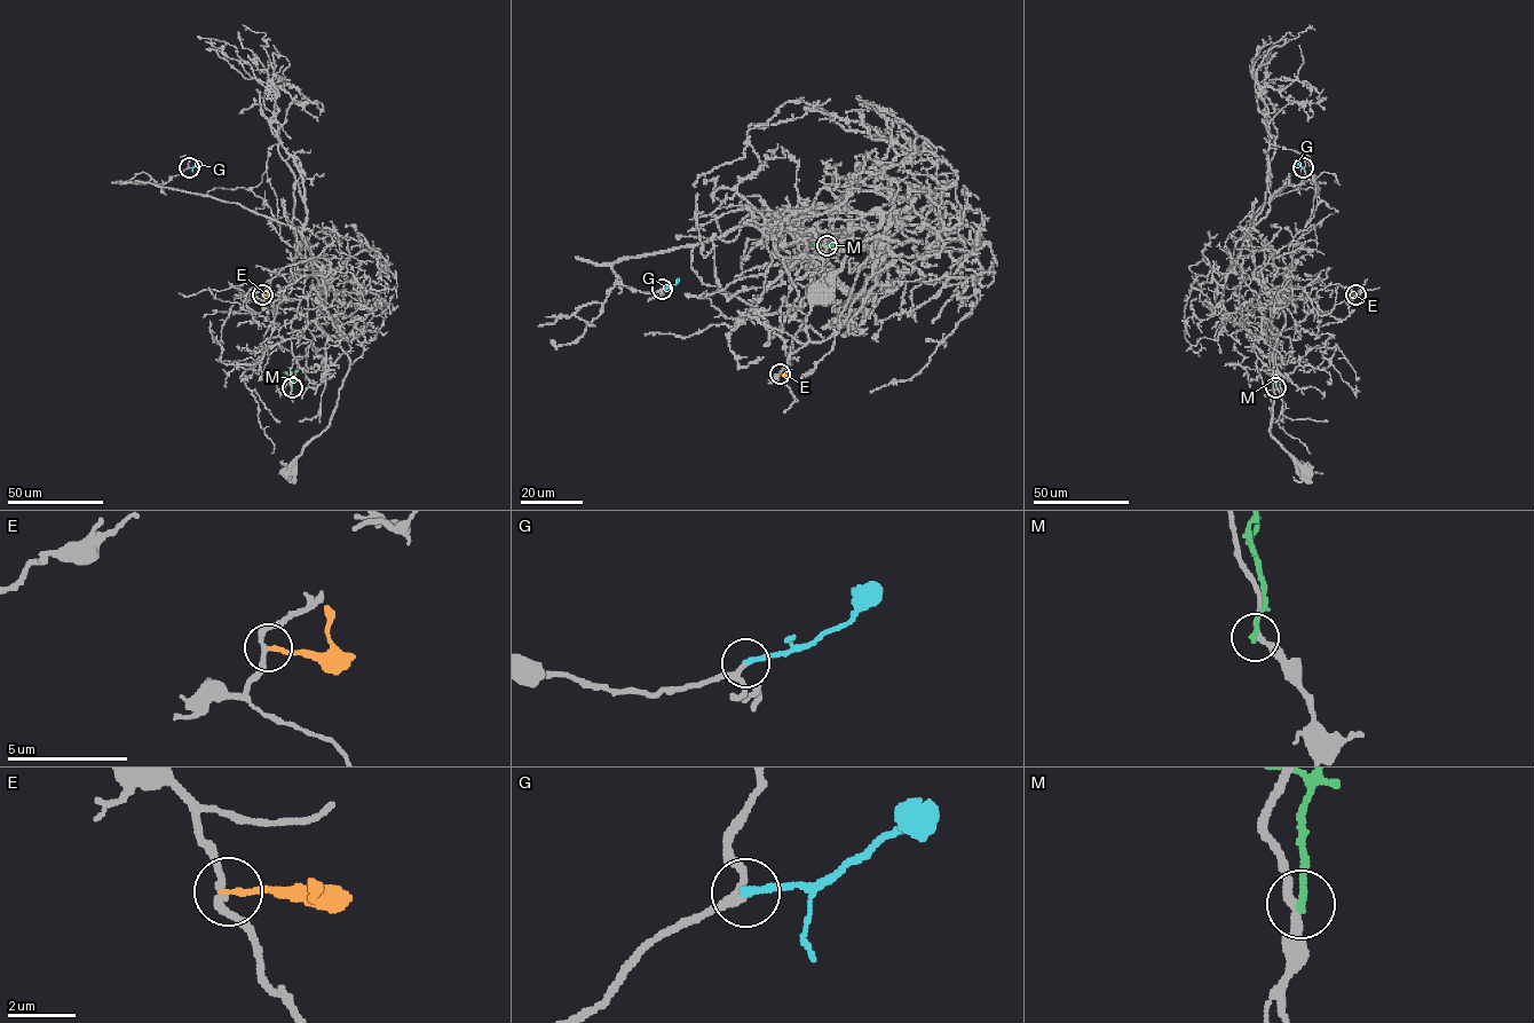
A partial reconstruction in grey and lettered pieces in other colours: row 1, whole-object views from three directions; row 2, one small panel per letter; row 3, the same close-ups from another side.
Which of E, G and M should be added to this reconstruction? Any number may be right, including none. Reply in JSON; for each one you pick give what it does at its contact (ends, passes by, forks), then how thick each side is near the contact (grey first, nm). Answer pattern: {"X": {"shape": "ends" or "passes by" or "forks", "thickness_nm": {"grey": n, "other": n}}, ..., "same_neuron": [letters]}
{"G": {"shape": "ends", "thickness_nm": {"grey": 170, "other": 240}}, "same_neuron": ["G"]}

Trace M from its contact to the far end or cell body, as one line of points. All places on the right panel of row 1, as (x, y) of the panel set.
M: (1275, 387), (1273, 372)

